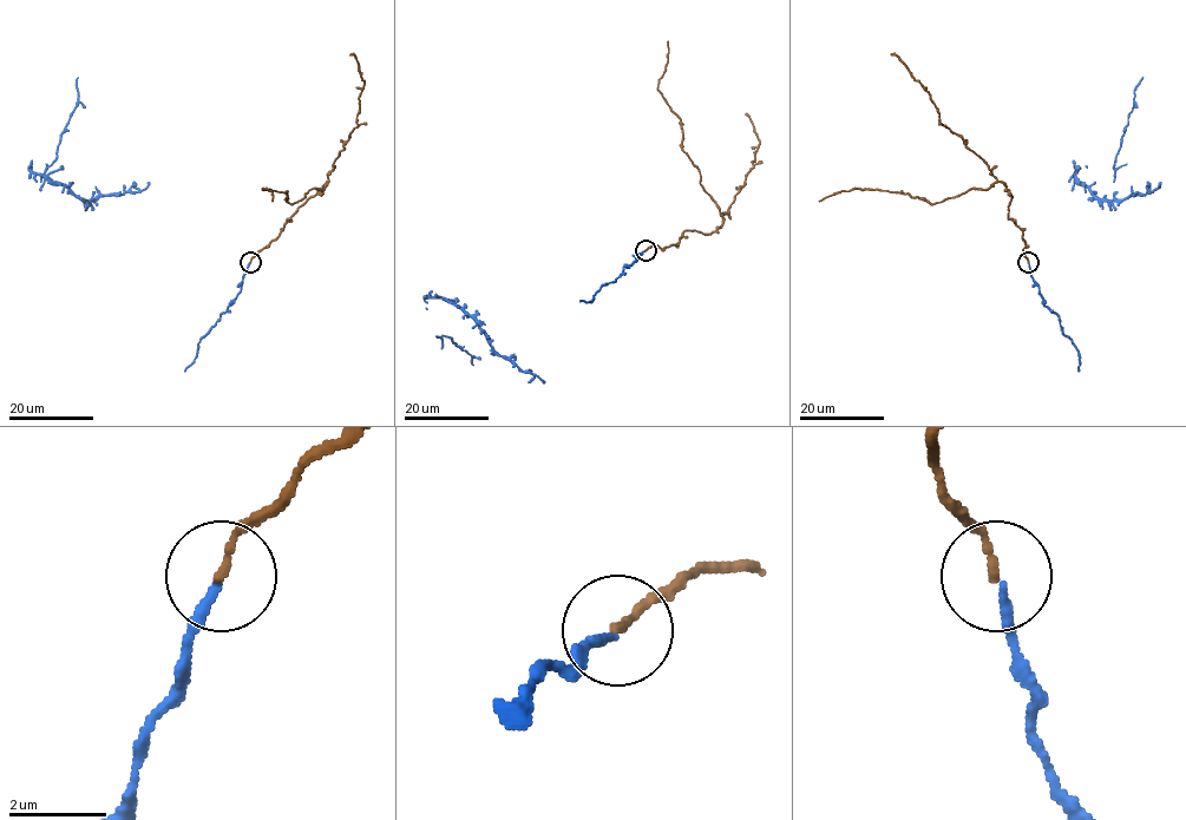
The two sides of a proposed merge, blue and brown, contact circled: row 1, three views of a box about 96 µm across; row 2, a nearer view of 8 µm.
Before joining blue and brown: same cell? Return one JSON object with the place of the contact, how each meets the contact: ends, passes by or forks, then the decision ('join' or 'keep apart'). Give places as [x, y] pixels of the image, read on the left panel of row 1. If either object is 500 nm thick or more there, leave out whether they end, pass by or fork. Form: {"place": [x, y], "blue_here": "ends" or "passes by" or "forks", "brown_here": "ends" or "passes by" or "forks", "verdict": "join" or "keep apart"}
{"place": [250, 262], "blue_here": "ends", "brown_here": "ends", "verdict": "join"}

